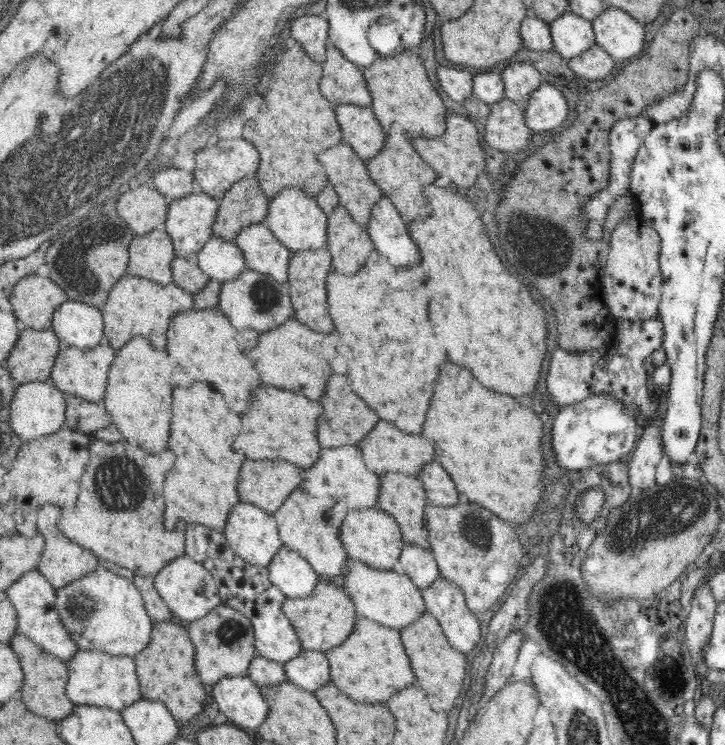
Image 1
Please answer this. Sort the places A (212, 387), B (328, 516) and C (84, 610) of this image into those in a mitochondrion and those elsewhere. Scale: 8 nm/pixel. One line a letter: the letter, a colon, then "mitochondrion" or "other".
A: other
B: mitochondrion
C: mitochondrion

